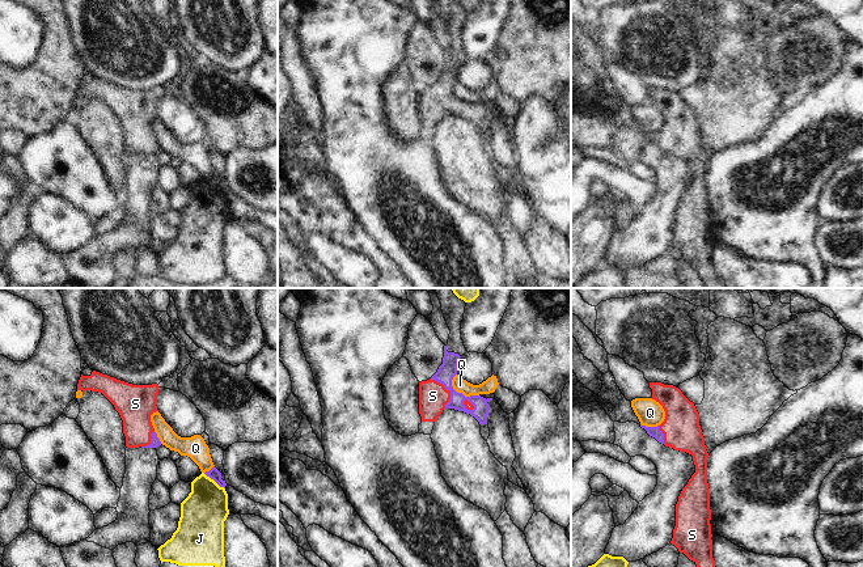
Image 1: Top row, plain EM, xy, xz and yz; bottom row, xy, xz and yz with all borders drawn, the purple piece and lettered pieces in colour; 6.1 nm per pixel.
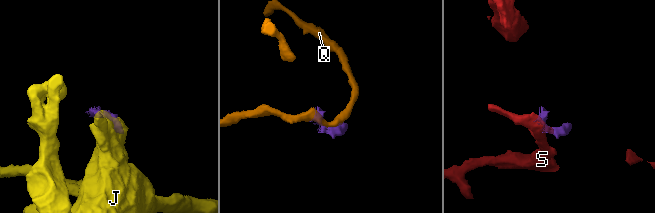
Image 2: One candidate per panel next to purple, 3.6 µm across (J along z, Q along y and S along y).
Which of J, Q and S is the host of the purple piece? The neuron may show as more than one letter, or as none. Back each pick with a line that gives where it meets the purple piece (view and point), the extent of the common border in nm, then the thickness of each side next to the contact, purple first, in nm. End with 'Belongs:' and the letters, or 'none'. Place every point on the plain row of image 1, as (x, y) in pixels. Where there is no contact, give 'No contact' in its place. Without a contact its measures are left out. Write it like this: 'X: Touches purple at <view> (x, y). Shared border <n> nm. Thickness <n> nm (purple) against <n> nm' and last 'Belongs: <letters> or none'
S: Touches purple at xz (448, 96). Shared border 200 nm. Thickness 110 nm (purple) against 180 nm
Belongs: S

